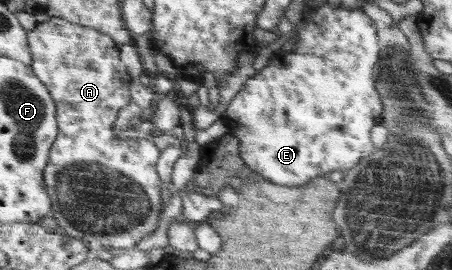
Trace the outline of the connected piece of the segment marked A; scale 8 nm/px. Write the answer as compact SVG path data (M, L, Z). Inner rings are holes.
M51 17L49 21L37 22L36 27L28 30L27 42L32 56L30 66L39 76L40 81L47 86L47 90L58 108L59 136L58 139L54 141L52 148L50 148L48 163L43 169L43 186L50 196L52 215L59 224L59 230L68 234L70 237L93 244L95 249L99 248L100 250L104 250L107 247L112 247L116 249L116 252L121 252L128 248L134 248L136 243L142 241L146 235L150 235L150 233L158 227L158 213L160 213L160 209L162 209L162 203L160 203L161 177L159 173L156 173L158 169L156 161L159 161L158 155L160 155L160 149L158 149L154 143L150 143L148 139L144 139L146 145L130 145L128 140L116 137L114 127L117 117L119 117L119 112L130 103L130 91L128 91L130 75L126 73L126 69L124 69L122 63L120 63L120 49L118 49L118 45L116 45L116 41L100 30L92 29L88 26L77 24L76 22L69 22L64 18Z

